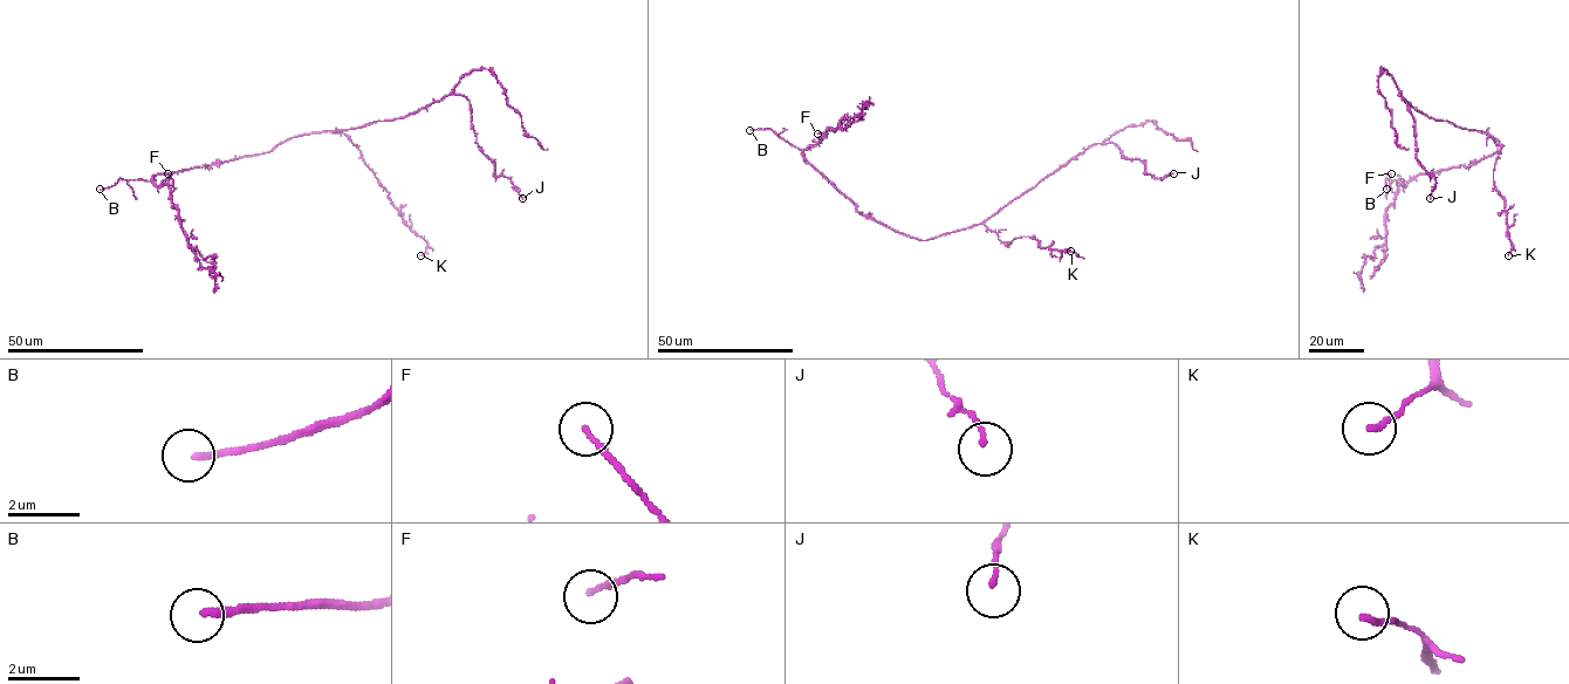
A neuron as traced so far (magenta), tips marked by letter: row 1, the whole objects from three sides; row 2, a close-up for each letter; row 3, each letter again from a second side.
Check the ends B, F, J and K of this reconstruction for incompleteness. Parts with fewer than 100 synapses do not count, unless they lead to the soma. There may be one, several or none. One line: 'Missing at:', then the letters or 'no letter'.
Missing at: B

